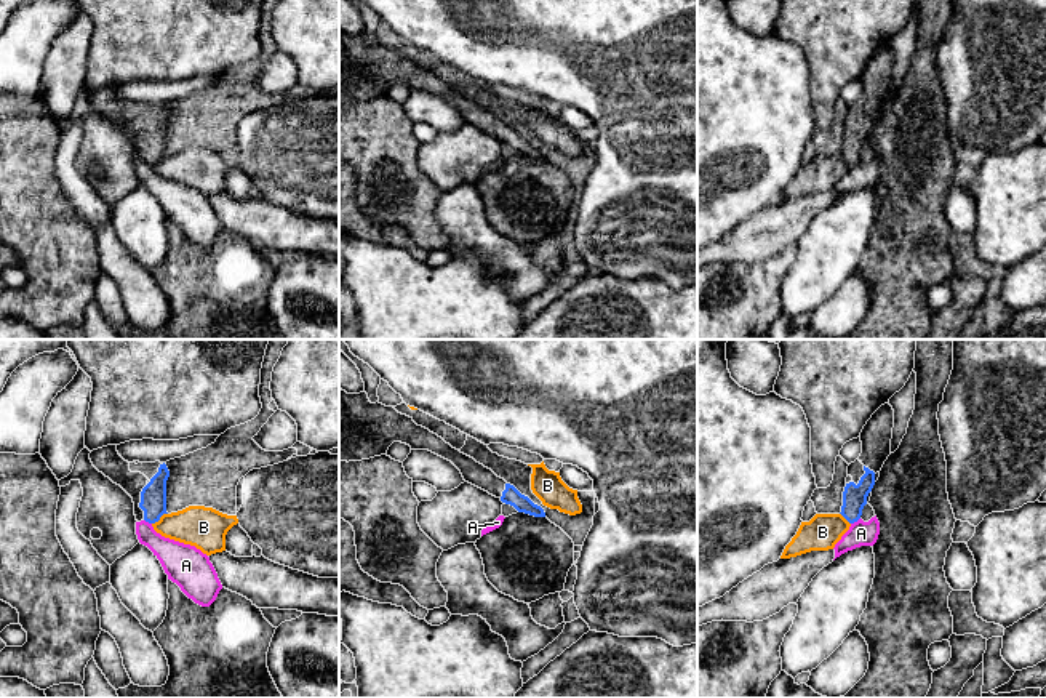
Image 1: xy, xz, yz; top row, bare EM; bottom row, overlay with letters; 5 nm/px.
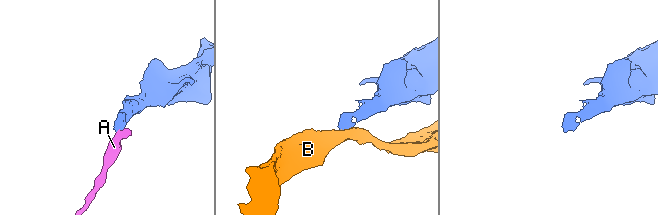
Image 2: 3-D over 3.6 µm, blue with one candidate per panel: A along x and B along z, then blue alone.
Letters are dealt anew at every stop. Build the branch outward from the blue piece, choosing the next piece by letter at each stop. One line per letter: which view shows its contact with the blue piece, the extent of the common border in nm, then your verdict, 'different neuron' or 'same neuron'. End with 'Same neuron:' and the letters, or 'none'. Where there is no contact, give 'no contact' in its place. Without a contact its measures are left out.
A: yz | 60 nm | different neuron
B: xy | 100 nm | different neuron
Same neuron: none

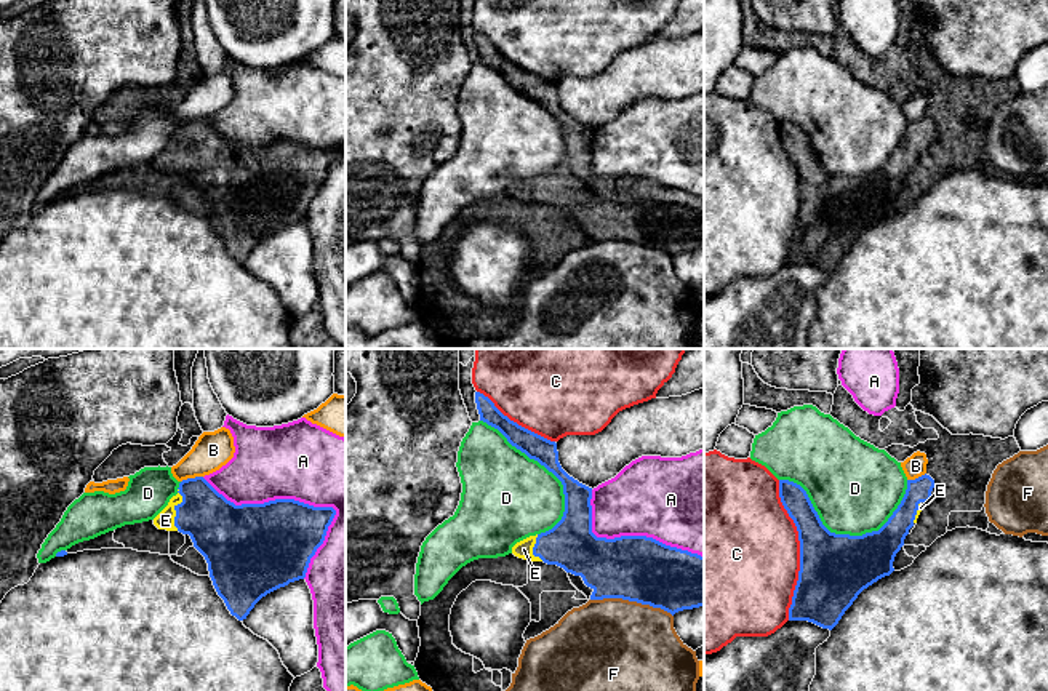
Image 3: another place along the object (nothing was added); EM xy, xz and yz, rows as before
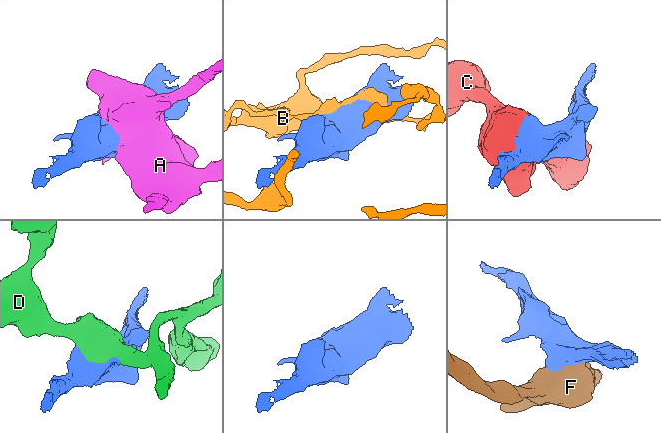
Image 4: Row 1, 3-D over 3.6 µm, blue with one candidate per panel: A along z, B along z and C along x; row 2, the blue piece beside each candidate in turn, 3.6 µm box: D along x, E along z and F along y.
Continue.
A: xy | 750 nm | different neuron
B: xy | 120 nm | different neuron
C: yz | 700 nm | different neuron
D: yz | 650 nm | different neuron
E: xy | 220 nm | same neuron
F: xz | 420 nm | different neuron
Same neuron: E

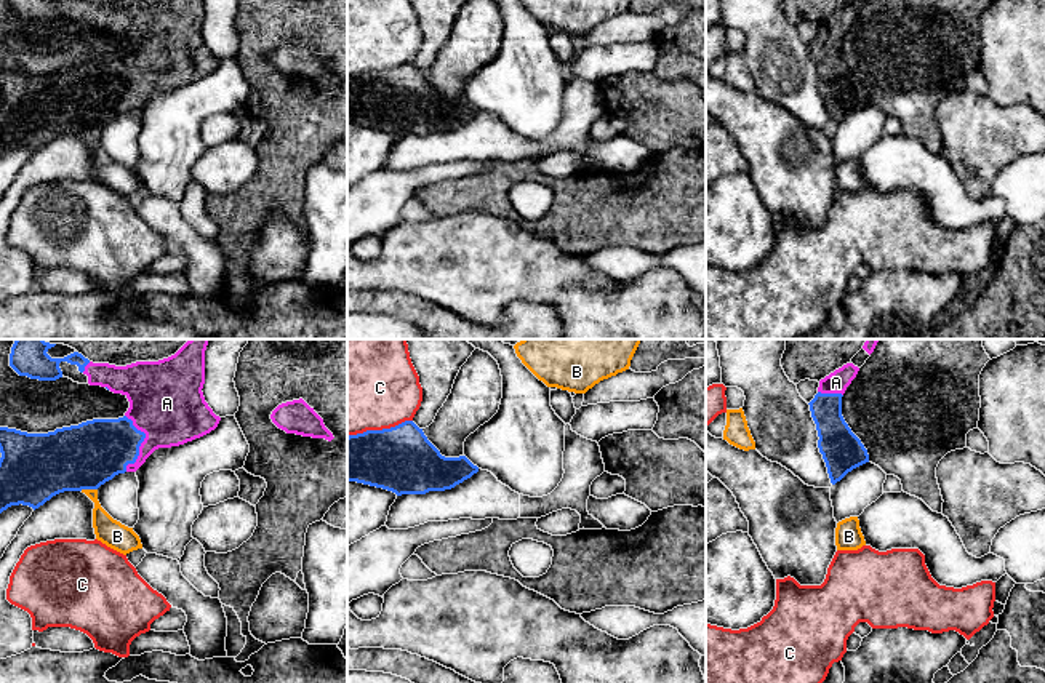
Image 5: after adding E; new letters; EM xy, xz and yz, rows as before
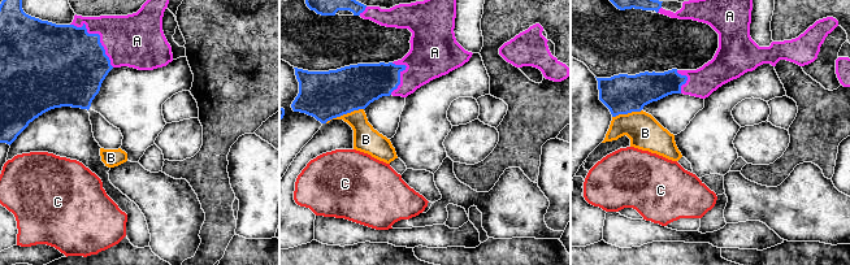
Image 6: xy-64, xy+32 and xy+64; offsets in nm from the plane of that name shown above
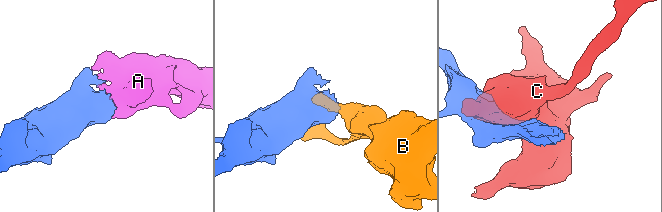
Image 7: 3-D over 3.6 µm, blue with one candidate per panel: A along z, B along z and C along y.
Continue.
A: xy | 280 nm | same neuron
B: xy | 90 nm | different neuron
C: xz | 340 nm | different neuron
Same neuron: A

